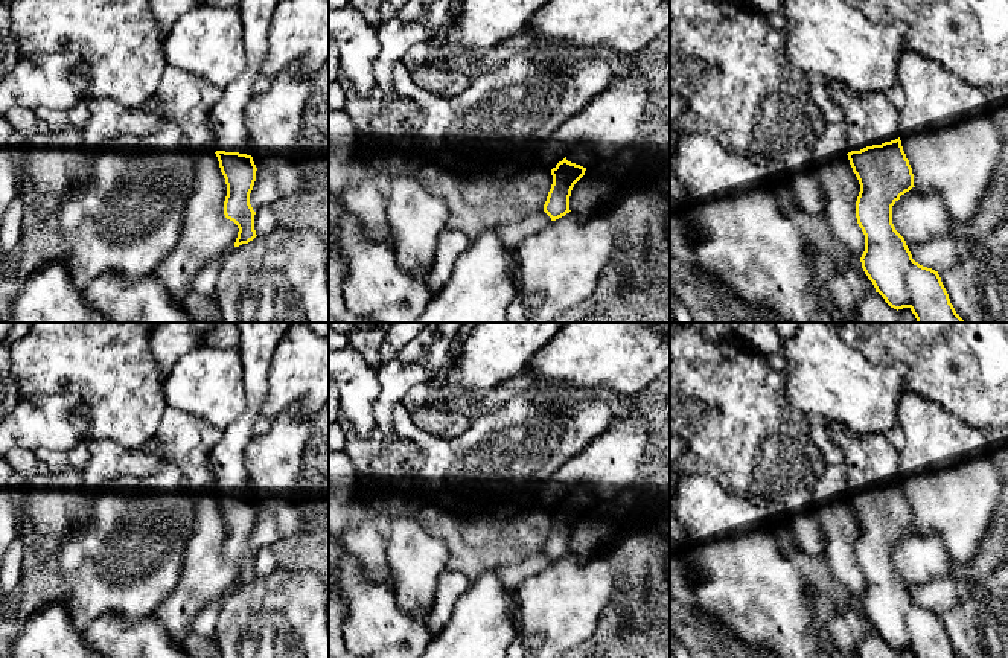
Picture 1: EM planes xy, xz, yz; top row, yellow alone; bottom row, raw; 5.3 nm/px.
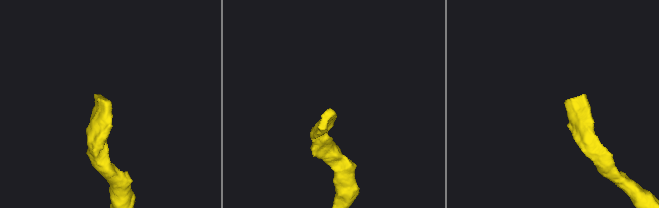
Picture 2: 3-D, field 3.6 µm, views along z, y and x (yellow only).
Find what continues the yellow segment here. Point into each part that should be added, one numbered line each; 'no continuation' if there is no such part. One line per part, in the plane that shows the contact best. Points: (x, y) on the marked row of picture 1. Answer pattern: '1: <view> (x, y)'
1: yz (870, 119)

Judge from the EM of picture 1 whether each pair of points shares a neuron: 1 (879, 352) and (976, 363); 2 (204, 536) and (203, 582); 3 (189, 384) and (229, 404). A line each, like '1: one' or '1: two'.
1: one
2: one
3: one

